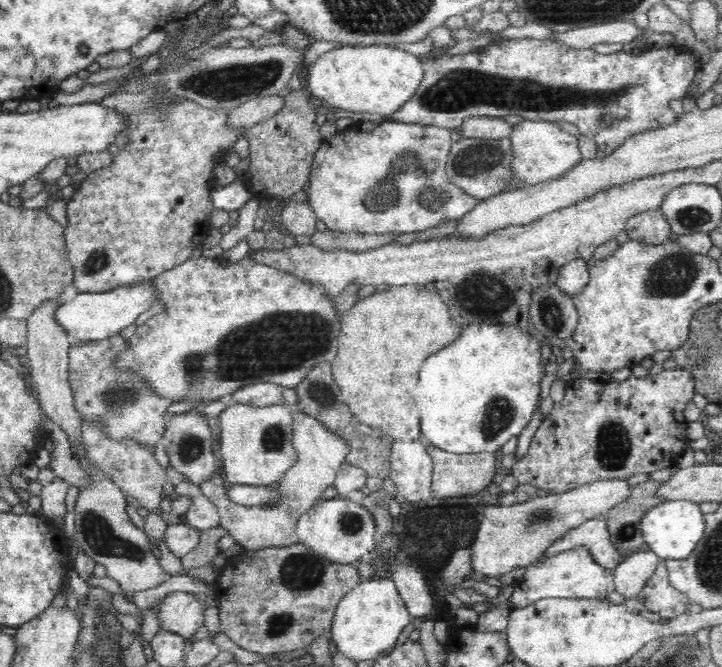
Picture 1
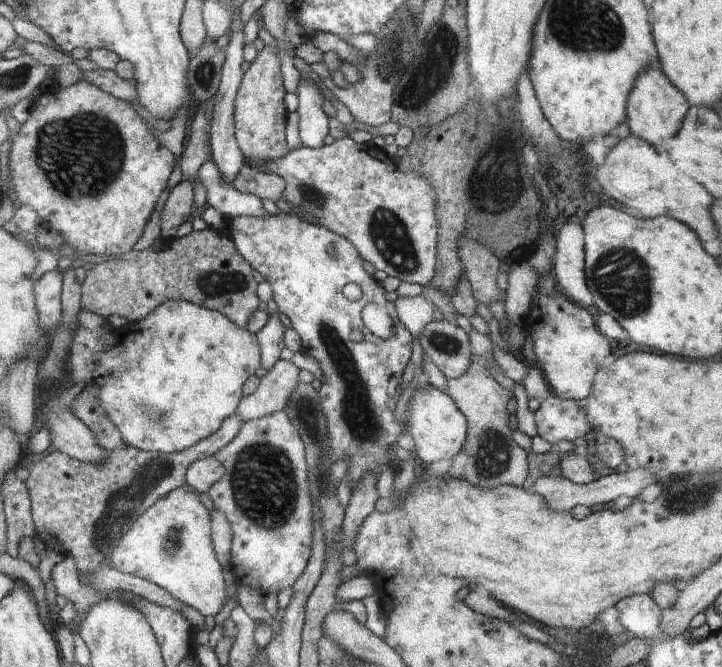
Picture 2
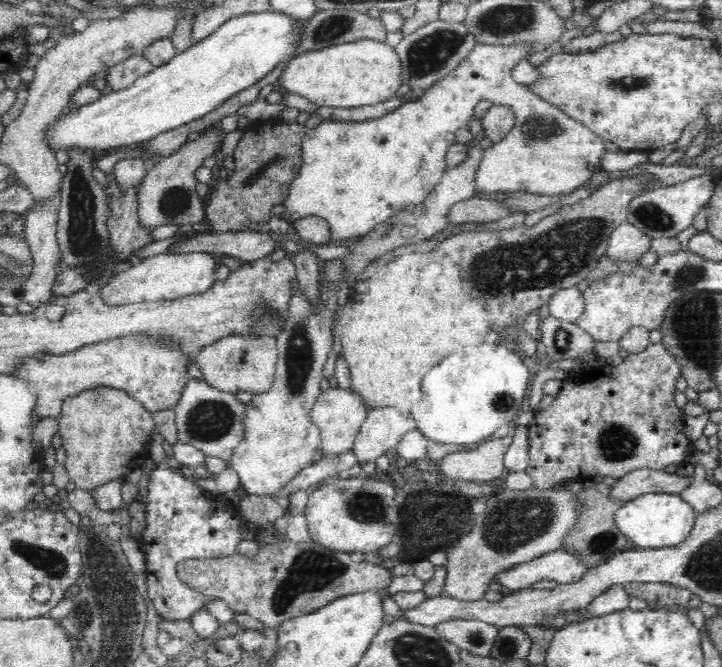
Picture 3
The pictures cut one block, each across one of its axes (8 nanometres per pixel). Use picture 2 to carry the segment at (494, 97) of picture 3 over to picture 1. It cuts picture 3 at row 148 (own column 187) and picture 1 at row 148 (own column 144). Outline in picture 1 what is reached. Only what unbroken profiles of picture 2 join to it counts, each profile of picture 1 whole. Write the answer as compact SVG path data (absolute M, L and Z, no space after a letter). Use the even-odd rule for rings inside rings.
M524 120L513 126L509 136L513 148L514 162L512 171L516 173L516 185L526 187L546 180L554 180L568 172L574 164L582 160L582 153L578 146L578 136L564 131L557 121L531 121ZM382 121L373 125L364 122L359 127L352 124L343 130L337 130L330 138L324 139L322 144L319 144L319 147L315 150L306 186L307 203L312 207L317 218L322 220L328 229L343 232L344 234L352 231L362 234L411 233L433 227L447 220L460 219L481 200L466 194L460 187L454 186L454 183L447 178L447 158L452 144L452 141L450 141L451 133L451 129L448 128L398 121Z

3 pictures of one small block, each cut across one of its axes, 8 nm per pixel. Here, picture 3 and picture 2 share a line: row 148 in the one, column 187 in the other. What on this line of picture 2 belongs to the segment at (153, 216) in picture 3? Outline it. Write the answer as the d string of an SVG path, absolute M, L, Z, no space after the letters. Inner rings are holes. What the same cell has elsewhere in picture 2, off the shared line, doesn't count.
M182 179L170 192L161 212L161 234L164 242L175 237L178 227L187 220L194 209L193 197L196 179Z

